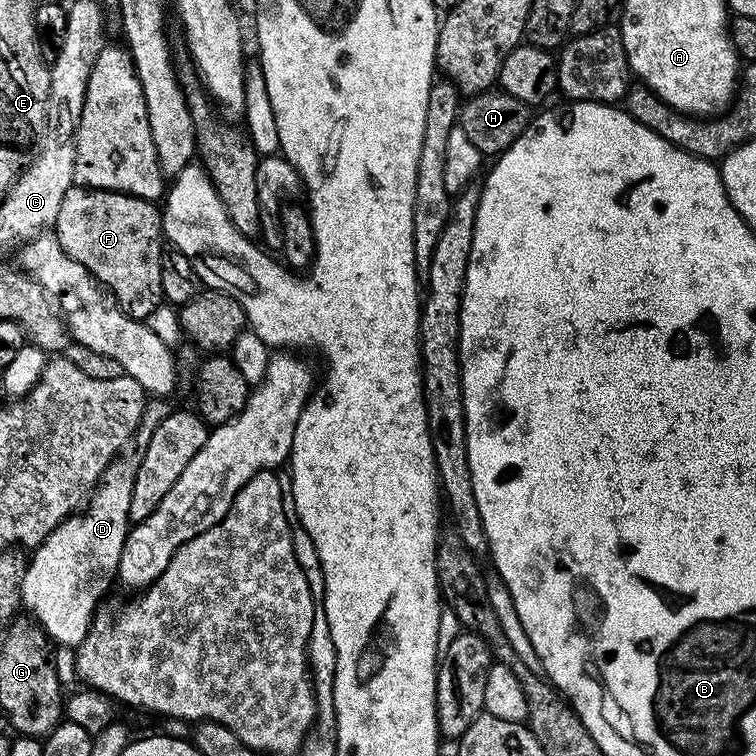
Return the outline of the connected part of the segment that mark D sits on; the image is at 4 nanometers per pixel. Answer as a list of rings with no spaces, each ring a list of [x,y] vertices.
[[[121,454],[110,462],[110,466],[103,472],[102,478],[83,510],[73,513],[61,522],[42,543],[33,549],[30,559],[27,561],[20,599],[23,607],[25,609],[28,607],[29,613],[27,612],[27,615],[32,617],[39,627],[43,628],[45,635],[53,643],[58,642],[64,646],[70,646],[70,648],[79,647],[92,625],[92,618],[99,607],[98,602],[112,582],[114,584],[117,579],[122,548],[132,525],[129,514],[130,498],[133,497],[136,472],[140,465],[139,455],[128,455]]]

